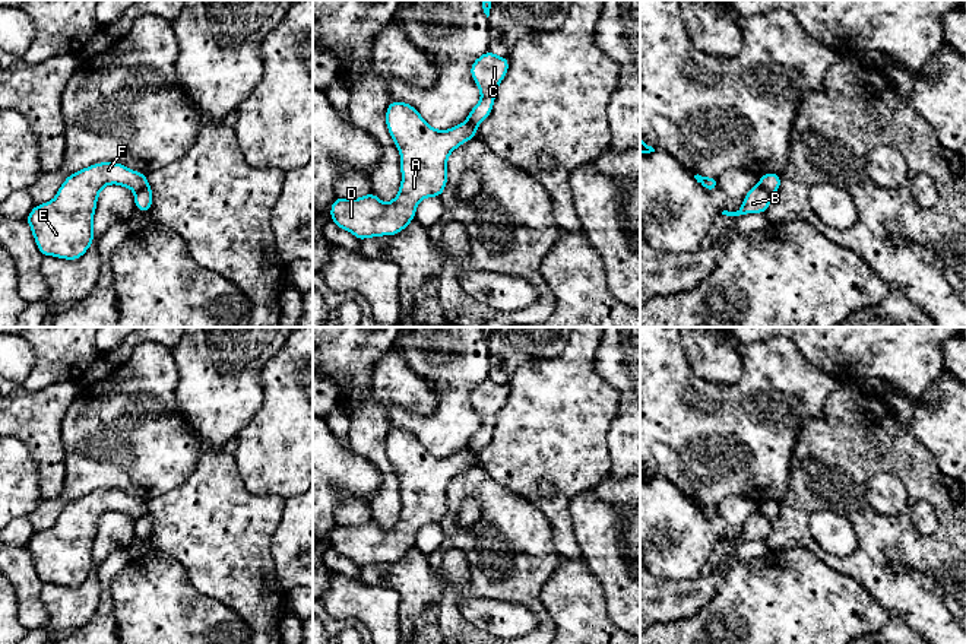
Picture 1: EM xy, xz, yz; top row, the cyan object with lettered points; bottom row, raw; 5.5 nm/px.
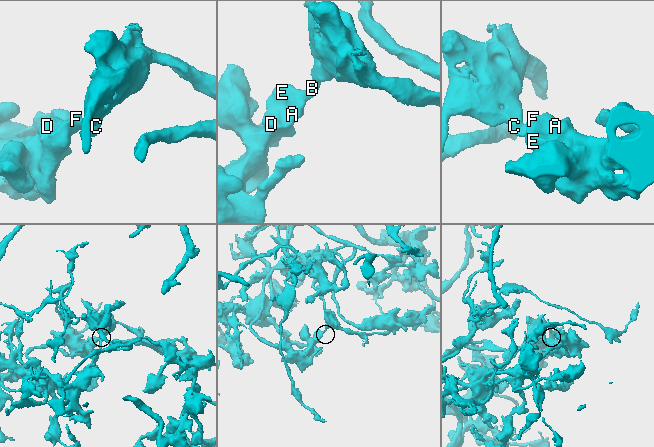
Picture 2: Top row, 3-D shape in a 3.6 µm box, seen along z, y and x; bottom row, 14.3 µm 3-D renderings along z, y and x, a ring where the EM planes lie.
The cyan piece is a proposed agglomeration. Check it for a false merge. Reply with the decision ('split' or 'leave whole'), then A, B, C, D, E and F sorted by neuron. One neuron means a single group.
split | A D E F / B C

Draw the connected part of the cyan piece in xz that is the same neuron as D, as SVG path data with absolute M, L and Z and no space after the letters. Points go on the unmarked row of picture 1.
M392 428L386 453L400 479L402 510L398 523L383 530L374 520L360 526L336 524L330 533L332 549L360 568L396 562L415 548L417 532L425 524L440 524L447 513L449 482L476 464L468 448L449 457L433 456L408 429Z

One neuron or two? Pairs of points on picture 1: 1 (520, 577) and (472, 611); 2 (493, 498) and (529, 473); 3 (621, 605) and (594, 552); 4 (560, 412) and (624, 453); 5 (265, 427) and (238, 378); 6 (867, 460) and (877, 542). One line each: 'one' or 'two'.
1: two
2: two
3: one
4: two
5: two
6: one

